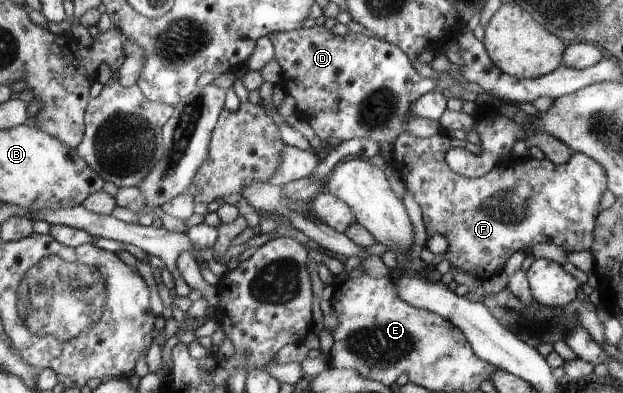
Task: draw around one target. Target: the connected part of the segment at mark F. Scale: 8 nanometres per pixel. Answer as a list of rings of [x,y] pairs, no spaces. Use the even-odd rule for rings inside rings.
[[[447,132],[441,134],[436,134],[430,136],[429,138],[418,138],[418,136],[412,136],[412,134],[400,134],[399,138],[396,138],[394,146],[392,146],[392,156],[390,156],[390,166],[394,171],[397,171],[400,175],[400,178],[406,185],[406,191],[414,197],[416,203],[420,206],[422,210],[422,218],[424,219],[424,225],[426,232],[428,232],[428,239],[440,234],[448,240],[448,250],[443,254],[432,254],[428,249],[421,250],[419,252],[420,257],[423,260],[428,260],[431,266],[436,267],[442,260],[448,262],[452,267],[462,269],[461,272],[467,273],[468,275],[473,275],[476,280],[484,280],[485,283],[489,281],[490,278],[499,274],[504,270],[508,259],[516,252],[524,251],[526,246],[536,245],[539,243],[548,243],[548,244],[557,244],[564,248],[567,253],[570,252],[579,252],[580,250],[590,250],[592,247],[592,242],[594,242],[593,231],[595,228],[596,216],[598,216],[598,210],[600,210],[600,200],[602,200],[602,194],[607,190],[607,177],[606,170],[600,162],[596,162],[592,158],[589,158],[587,155],[573,152],[573,157],[566,164],[552,164],[550,160],[534,160],[532,157],[525,157],[524,159],[519,159],[516,166],[506,166],[504,163],[498,165],[490,173],[484,177],[479,177],[476,179],[470,179],[464,177],[463,175],[455,174],[454,171],[448,166],[446,162],[446,155],[448,150],[451,150],[453,147],[462,148],[470,153],[477,152],[477,147],[473,144],[462,141],[454,138],[450,138]]]

